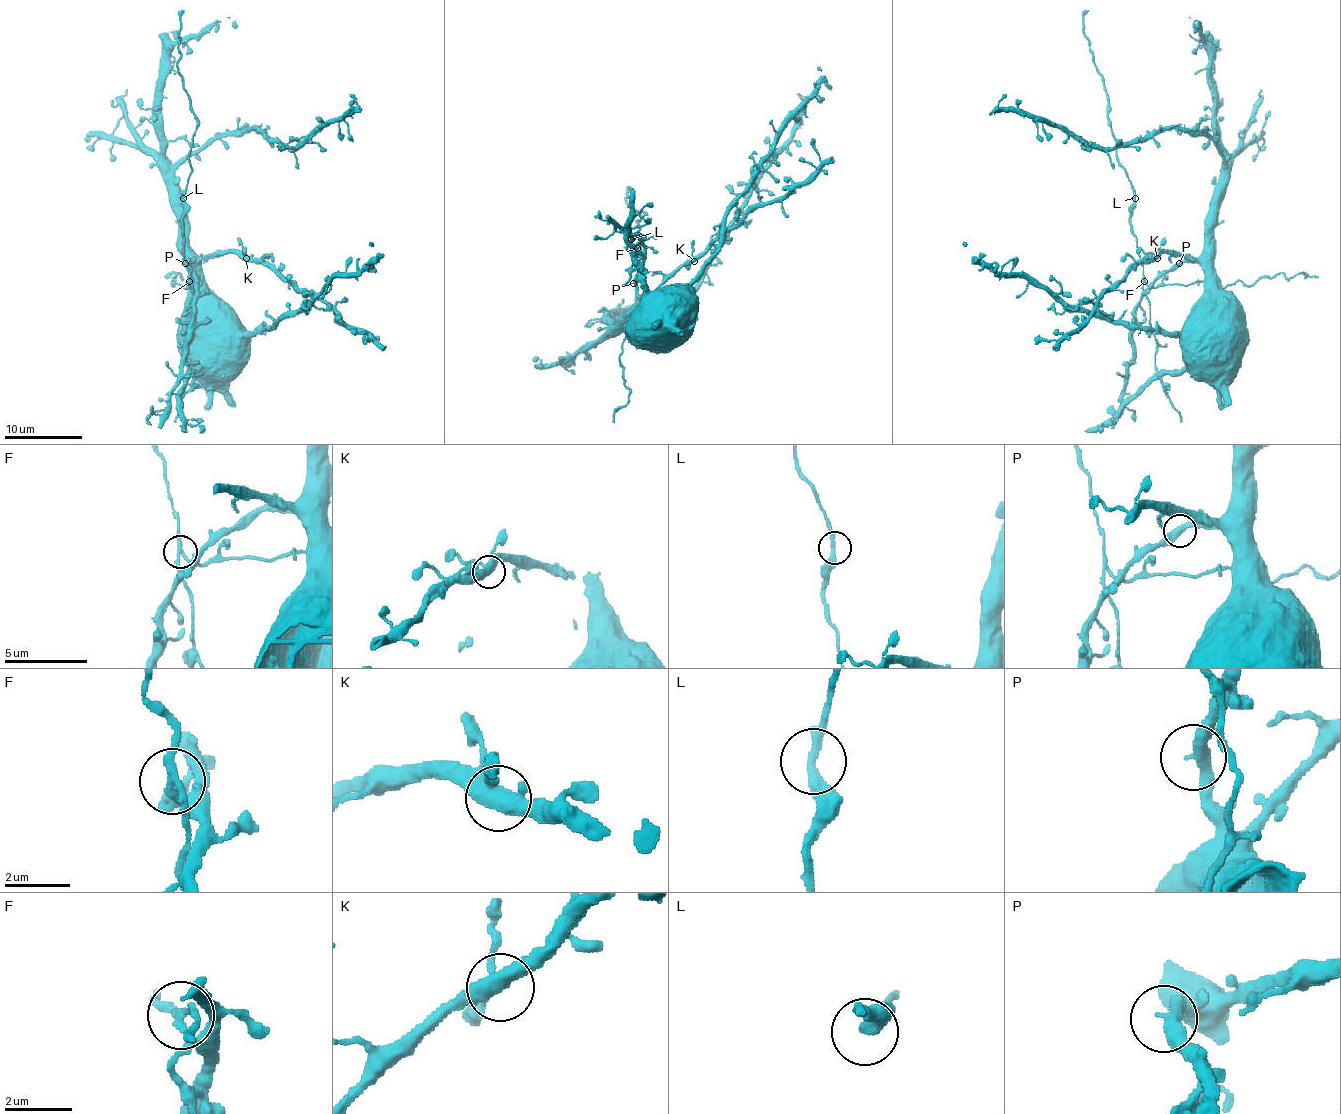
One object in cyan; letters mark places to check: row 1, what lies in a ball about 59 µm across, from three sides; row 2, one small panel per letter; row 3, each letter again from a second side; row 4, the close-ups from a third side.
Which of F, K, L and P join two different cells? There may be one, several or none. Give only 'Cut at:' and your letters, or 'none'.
Cut at: F

